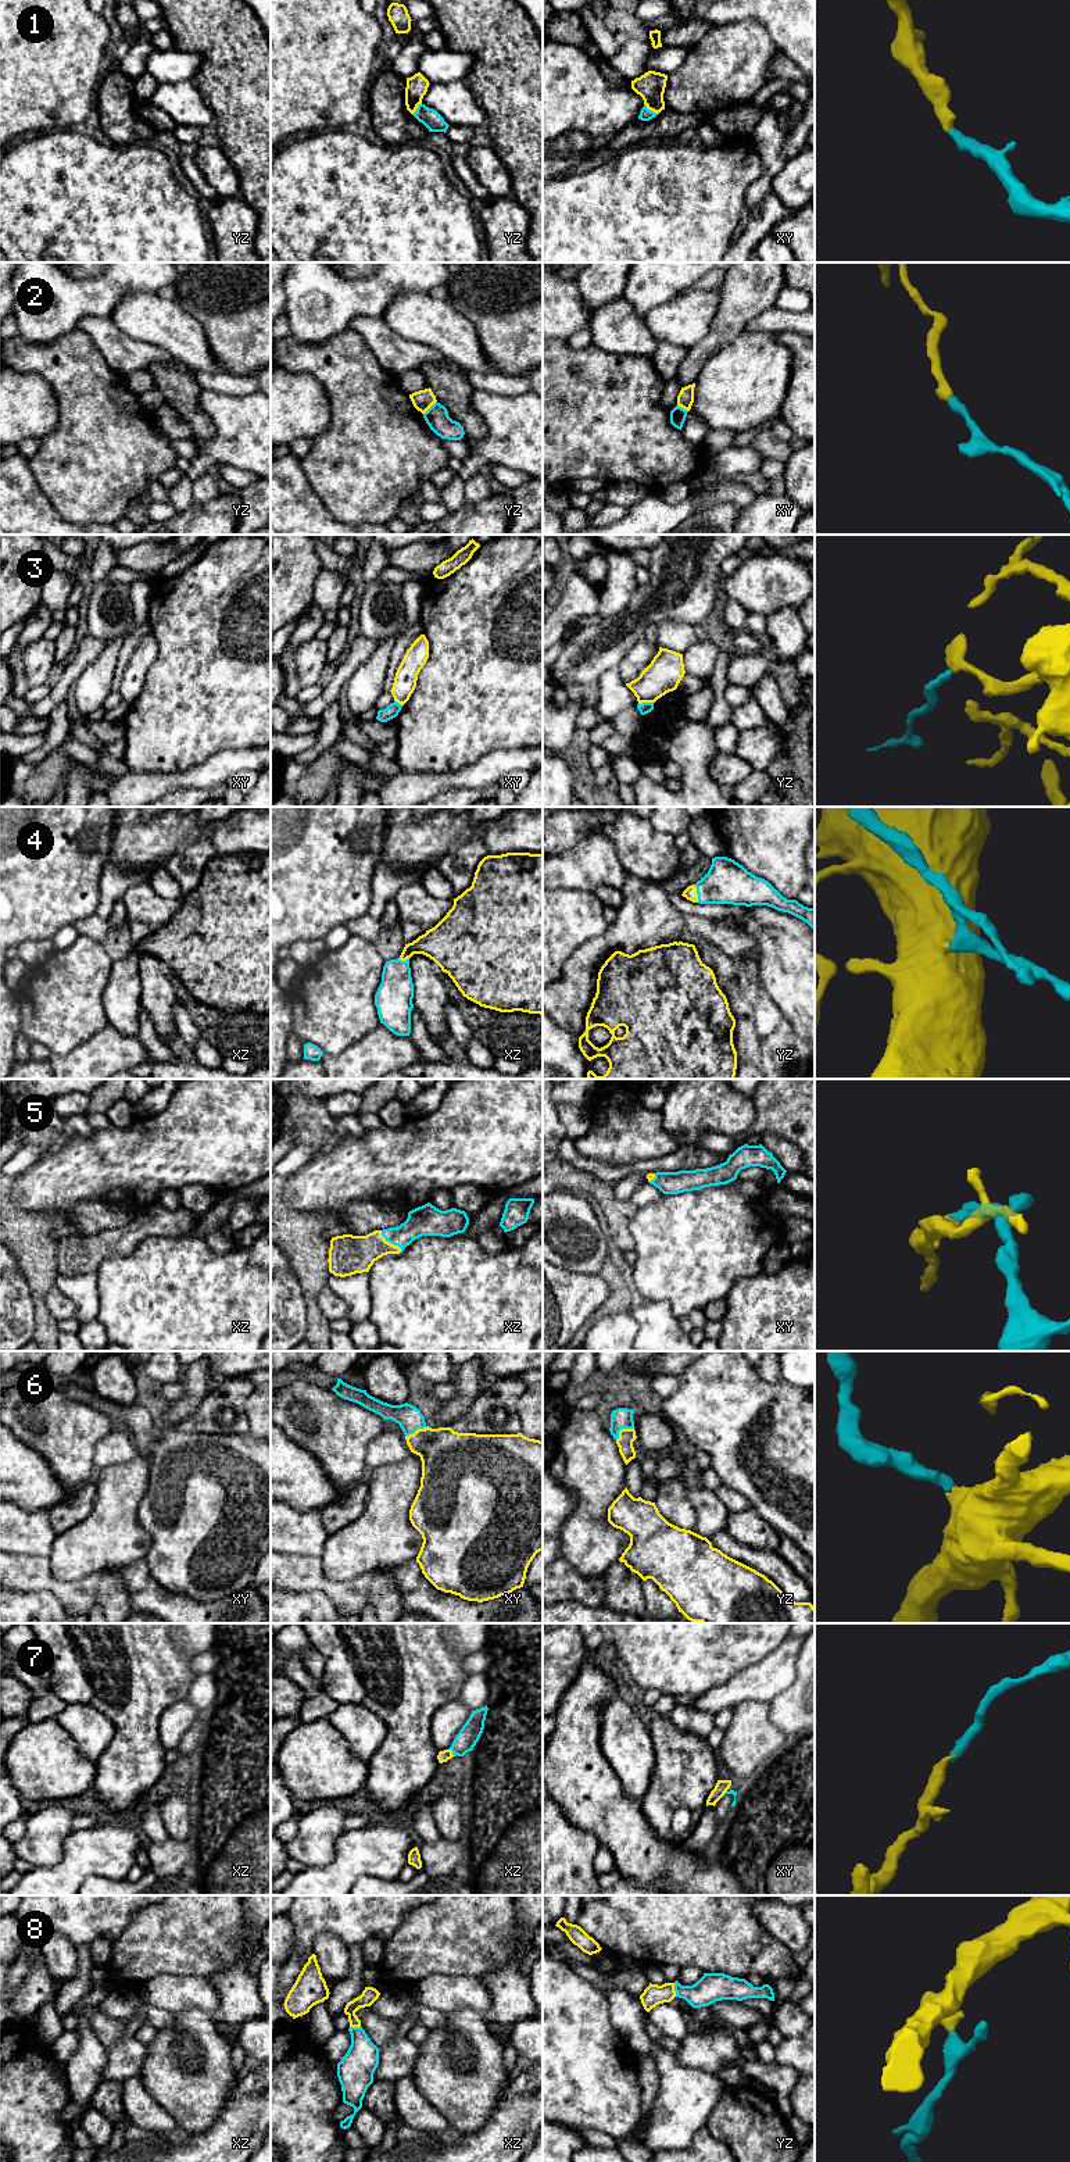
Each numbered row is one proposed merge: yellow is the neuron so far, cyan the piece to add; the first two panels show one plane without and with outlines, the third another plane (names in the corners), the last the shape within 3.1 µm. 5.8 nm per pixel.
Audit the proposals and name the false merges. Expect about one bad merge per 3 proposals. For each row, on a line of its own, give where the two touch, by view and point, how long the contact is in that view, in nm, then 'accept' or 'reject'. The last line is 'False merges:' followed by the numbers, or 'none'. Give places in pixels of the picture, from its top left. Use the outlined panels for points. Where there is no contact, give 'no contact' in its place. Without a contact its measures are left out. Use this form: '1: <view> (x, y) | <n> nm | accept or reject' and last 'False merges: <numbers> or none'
1: xy (650, 109) | 100 nm | accept
2: yz (430, 406) | 120 nm | reject
3: yz (646, 701) | 90 nm | reject
4: yz (695, 893) | 110 nm | accept
5: xz (390, 1243) | 180 nm | accept
6: yz (622, 1429) | 130 nm | accept
7: xz (451, 1753) | 60 nm | reject
8: yz (673, 1990) | 80 nm | accept
False merges: 2, 3, 7

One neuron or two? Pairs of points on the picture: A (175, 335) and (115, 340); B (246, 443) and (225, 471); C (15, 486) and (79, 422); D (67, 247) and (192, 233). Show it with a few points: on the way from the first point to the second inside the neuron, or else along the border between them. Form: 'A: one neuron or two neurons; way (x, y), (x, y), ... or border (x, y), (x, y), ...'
A: two neurons; border (111, 320), (129, 336), (156, 345), (165, 352)
B: two neurons; border (218, 464), (232, 464), (256, 475)
C: two neurons; border (28, 460), (29, 470), (39, 489), (49, 499)
D: one neuron; way (97, 247), (110, 247), (136, 233), (161, 233)

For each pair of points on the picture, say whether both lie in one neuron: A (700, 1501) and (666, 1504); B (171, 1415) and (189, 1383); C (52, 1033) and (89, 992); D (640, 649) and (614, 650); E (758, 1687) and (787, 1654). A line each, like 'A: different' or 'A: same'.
A: different
B: same
C: same
D: different
E: same

